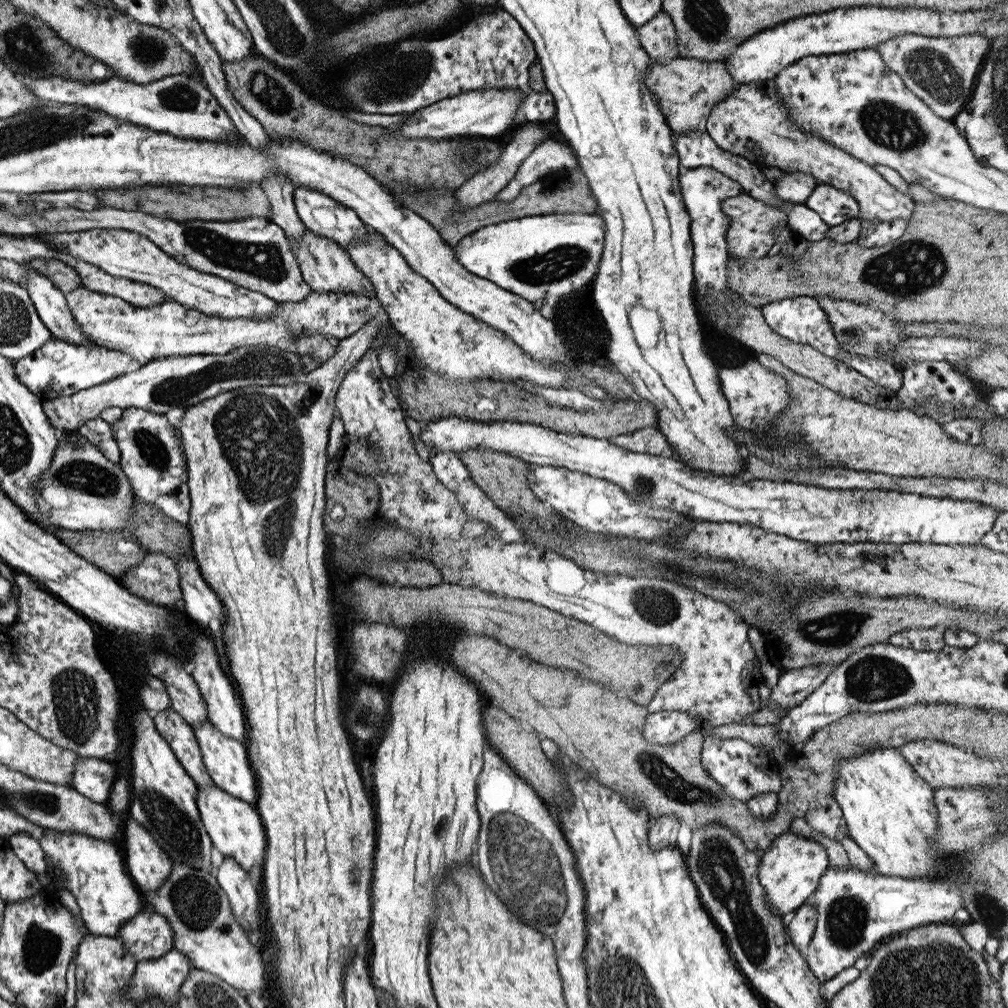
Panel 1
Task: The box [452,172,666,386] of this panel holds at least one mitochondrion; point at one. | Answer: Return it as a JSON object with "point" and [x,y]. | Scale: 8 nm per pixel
{"point":[561,262]}

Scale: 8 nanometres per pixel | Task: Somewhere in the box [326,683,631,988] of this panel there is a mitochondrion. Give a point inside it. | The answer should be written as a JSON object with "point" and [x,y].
{"point":[525,865]}

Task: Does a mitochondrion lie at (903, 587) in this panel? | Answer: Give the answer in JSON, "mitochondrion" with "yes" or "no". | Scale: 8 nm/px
{"mitochondrion":"no"}

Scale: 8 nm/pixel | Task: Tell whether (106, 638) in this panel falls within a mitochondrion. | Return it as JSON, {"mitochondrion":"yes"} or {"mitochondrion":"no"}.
{"mitochondrion":"no"}

